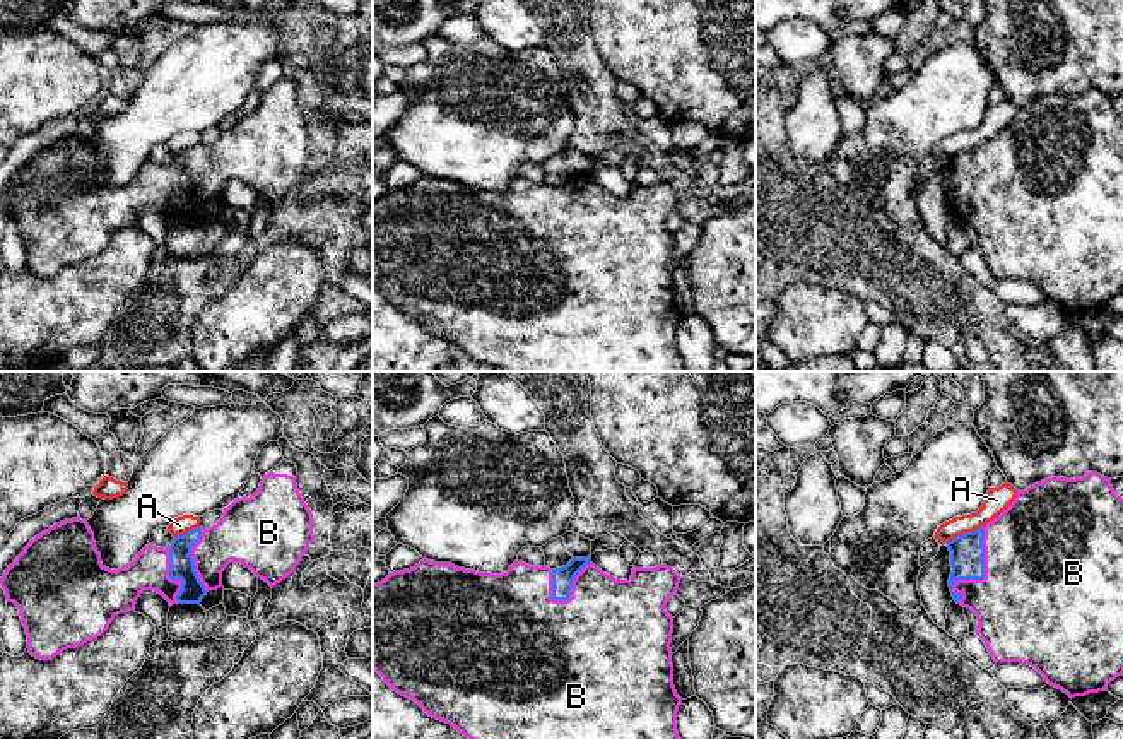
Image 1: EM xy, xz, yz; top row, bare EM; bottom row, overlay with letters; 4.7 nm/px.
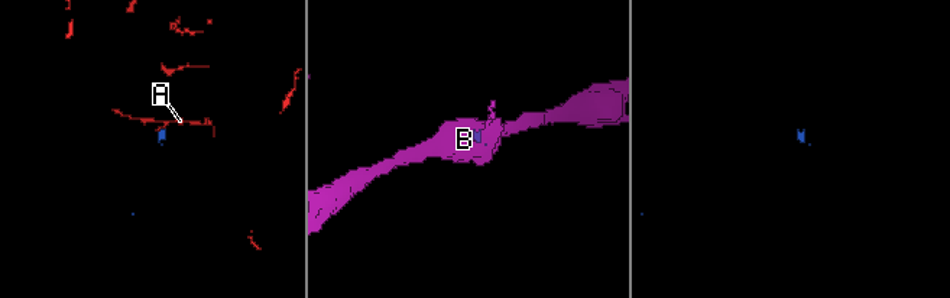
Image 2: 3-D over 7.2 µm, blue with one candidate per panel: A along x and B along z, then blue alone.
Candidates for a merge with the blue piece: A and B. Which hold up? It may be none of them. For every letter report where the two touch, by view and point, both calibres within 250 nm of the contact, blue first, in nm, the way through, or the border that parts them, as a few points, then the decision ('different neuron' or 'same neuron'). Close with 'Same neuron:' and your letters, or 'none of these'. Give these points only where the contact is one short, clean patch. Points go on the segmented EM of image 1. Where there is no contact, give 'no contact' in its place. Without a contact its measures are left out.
A: meets blue in yz at (966, 532); 160 nm thick on the blue side, 120 nm on the other; border along yz (981, 526), (958, 534), (947, 543); different neuron
B: meets blue in yz at (983, 577); 160 nm thick on the blue side, 500 nm on the other; same neuron
Same neuron: B

